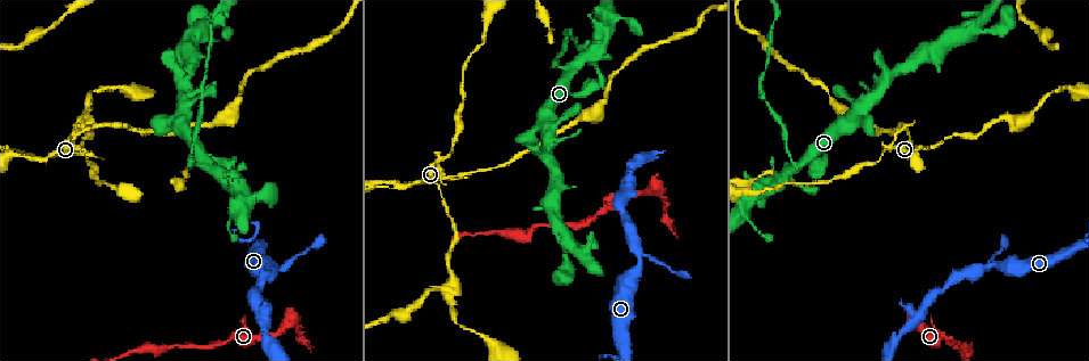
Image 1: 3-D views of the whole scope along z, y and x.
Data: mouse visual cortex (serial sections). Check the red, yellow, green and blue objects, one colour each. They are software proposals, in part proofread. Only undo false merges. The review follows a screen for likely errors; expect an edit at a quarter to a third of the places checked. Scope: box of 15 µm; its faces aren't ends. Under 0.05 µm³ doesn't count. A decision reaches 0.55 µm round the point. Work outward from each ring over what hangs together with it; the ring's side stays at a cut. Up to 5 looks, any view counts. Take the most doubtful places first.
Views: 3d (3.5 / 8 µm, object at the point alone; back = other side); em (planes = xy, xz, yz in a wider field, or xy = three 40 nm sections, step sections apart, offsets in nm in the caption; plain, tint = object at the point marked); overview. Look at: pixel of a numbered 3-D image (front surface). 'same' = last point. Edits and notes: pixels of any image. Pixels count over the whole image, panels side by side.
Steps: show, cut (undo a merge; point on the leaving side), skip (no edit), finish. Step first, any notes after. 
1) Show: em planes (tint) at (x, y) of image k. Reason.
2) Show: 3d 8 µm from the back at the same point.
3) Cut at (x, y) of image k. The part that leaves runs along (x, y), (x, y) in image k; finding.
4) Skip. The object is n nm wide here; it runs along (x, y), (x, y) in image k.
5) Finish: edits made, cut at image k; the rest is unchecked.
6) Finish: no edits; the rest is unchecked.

Show: 3d 3.5 µm at (802, 163) of image 1. Abrupt turn.

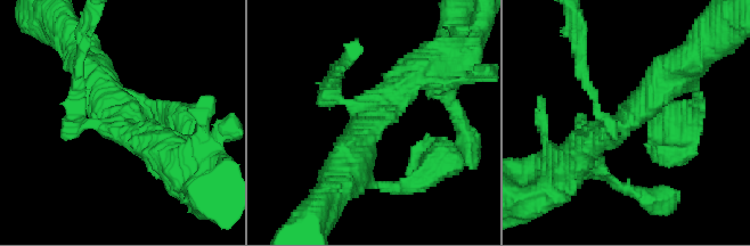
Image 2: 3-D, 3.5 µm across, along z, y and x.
Show: em xy step 3 (tint) at (628, 123) of image 2. 3 arms meet here; the arms are 150, 350, 500 nm wide.

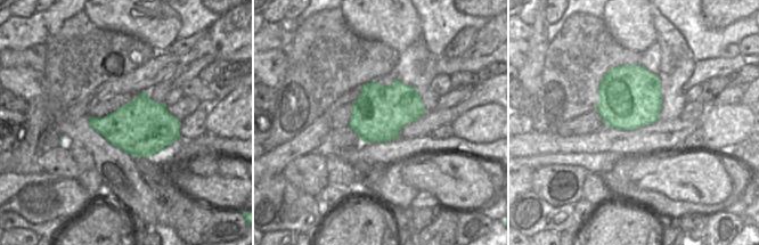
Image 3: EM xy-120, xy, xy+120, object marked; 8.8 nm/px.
Cut at (590, 91) of image 2. The part that leaves runs along (608, 120), (581, 74), (581, 22) in image 2; a second cell is stuck on.

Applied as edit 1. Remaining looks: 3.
Show: em xy step 1 (tint) at (44, 158) of image 1.

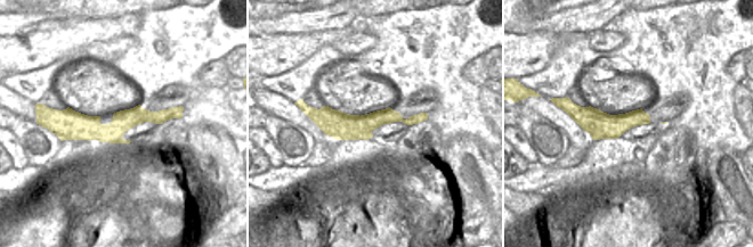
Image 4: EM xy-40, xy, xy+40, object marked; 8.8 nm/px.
Show: 3d 3.5 µm at the same point. Wider look.

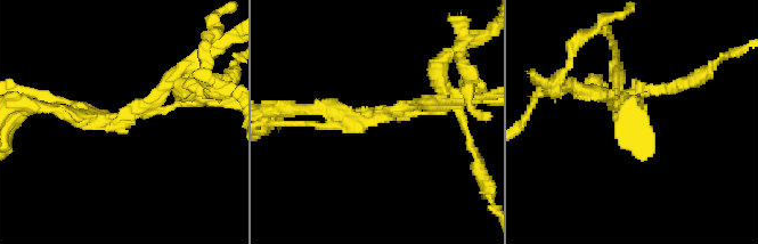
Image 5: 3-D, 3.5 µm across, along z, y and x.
Skip. It runs along (192, 102), (117, 122), (51, 108) in image 5; all the same cell.

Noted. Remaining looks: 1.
Finish: edits made, cut at image 2; the rest is unchecked.

